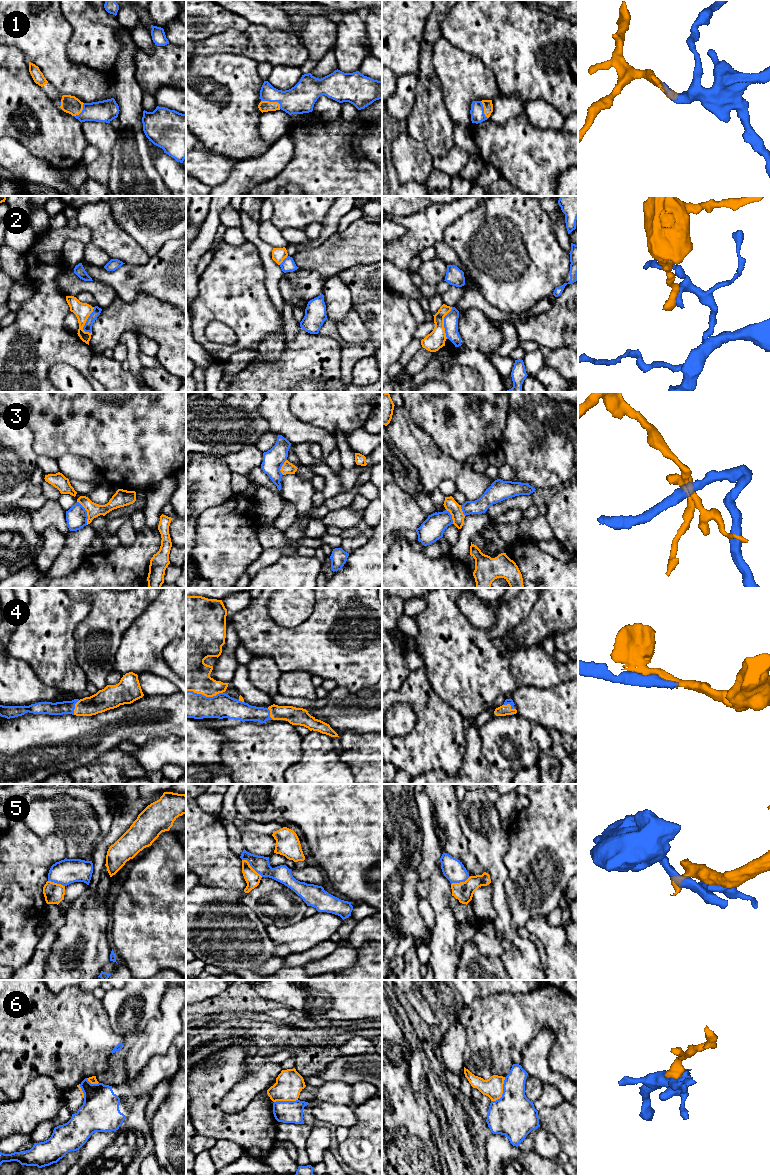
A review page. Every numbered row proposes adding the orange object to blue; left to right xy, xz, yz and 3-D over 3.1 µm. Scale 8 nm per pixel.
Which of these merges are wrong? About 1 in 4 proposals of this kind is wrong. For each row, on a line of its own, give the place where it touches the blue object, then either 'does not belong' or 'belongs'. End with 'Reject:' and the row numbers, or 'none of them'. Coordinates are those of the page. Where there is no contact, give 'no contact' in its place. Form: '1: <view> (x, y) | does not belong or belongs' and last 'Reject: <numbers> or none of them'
1: xz (272, 101) | belongs
2: yz (444, 323) | does not belong
3: xy (86, 513) | does not belong
4: xz (203, 695) | belongs
5: xz (252, 867) | does not belong
6: yz (503, 1092) | does not belong
Reject: 2, 3, 5, 6

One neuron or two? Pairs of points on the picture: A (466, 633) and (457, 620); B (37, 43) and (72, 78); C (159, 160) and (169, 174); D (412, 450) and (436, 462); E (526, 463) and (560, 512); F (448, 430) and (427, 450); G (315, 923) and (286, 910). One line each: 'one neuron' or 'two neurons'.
A: one neuron
B: one neuron
C: one neuron
D: one neuron
E: two neurons
F: two neurons
G: two neurons

